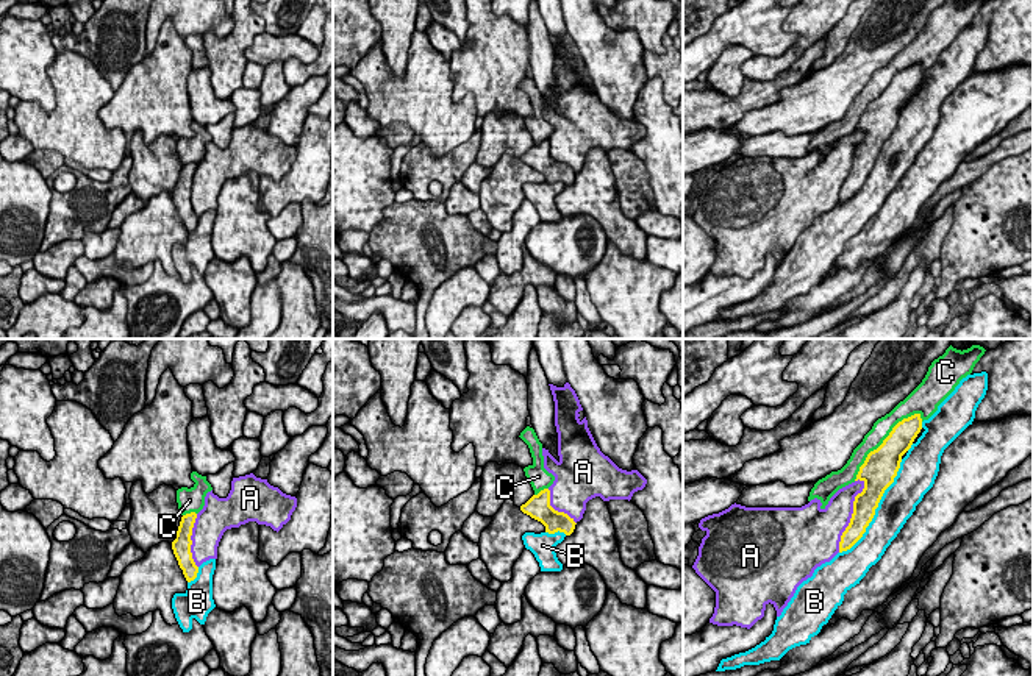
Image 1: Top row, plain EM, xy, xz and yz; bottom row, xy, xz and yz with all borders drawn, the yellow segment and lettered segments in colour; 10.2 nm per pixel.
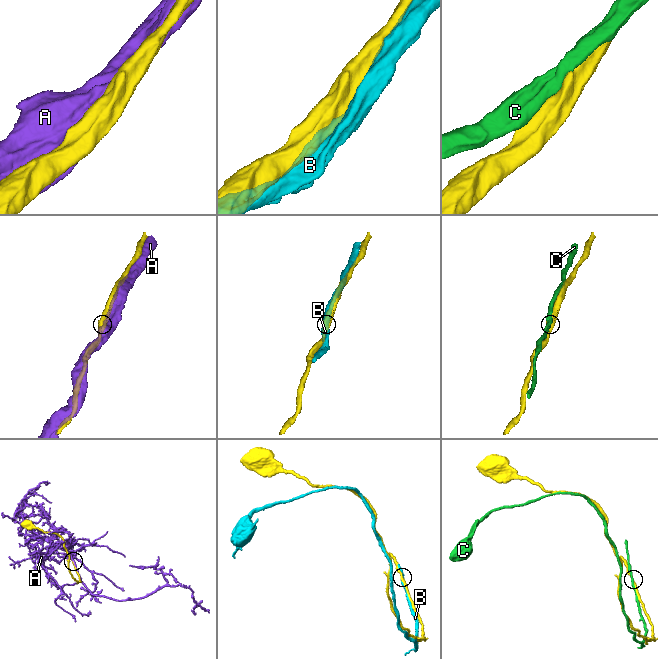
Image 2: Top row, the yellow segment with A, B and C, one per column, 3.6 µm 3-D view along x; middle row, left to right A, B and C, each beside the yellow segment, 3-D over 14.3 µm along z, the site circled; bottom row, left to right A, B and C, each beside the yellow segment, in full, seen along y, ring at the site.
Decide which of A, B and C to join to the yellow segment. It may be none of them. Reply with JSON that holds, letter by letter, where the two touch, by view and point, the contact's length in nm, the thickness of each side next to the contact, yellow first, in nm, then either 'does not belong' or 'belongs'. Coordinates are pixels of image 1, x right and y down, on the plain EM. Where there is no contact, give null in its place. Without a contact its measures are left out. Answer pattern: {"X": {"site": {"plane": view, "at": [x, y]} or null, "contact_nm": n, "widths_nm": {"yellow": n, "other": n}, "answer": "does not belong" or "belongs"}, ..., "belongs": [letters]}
{"A": {"site": {"plane": "yz", "at": [852, 166]}, "contact_nm": 800, "widths_nm": {"yellow": 240, "other": 320}, "answer": "belongs"}, "B": {"site": {"plane": "yz", "at": [875, 158]}, "contact_nm": 1150, "widths_nm": {"yellow": 240, "other": 360}, "answer": "does not belong"}, "C": {"site": {"plane": "yz", "at": [883, 92]}, "contact_nm": 1000, "widths_nm": {"yellow": 340, "other": 190}, "answer": "does not belong"}, "belongs": ["A"]}

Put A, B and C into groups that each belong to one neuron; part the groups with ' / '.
A / B / C

